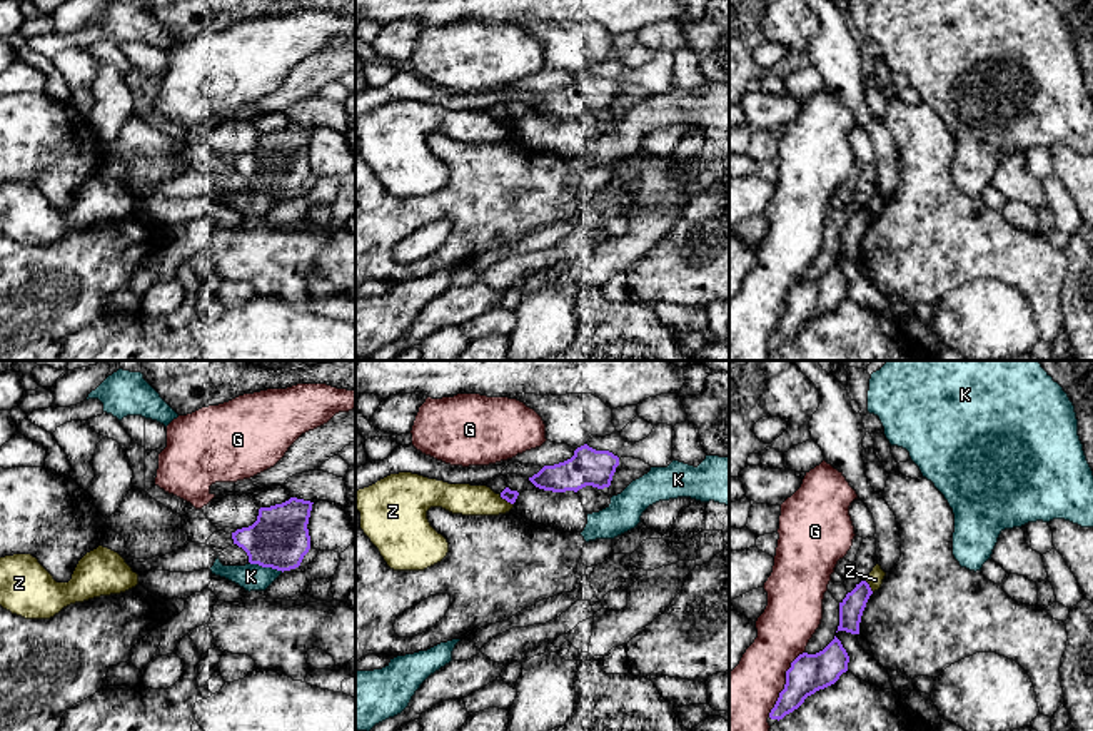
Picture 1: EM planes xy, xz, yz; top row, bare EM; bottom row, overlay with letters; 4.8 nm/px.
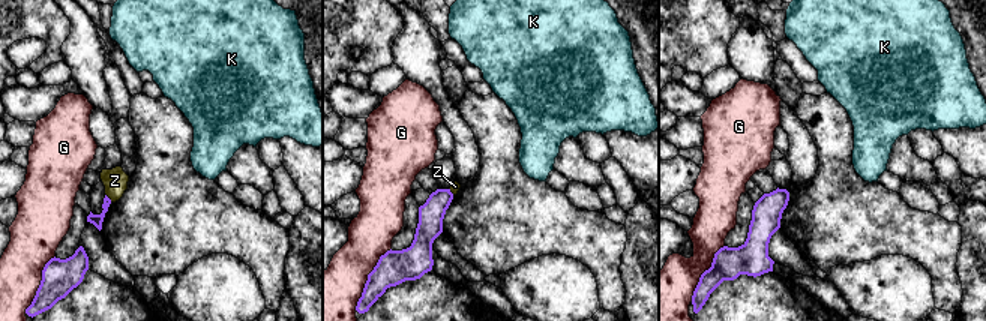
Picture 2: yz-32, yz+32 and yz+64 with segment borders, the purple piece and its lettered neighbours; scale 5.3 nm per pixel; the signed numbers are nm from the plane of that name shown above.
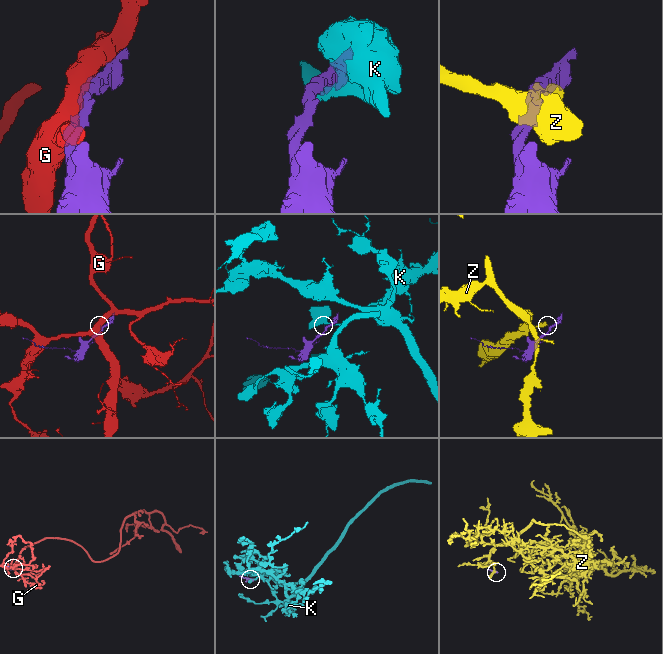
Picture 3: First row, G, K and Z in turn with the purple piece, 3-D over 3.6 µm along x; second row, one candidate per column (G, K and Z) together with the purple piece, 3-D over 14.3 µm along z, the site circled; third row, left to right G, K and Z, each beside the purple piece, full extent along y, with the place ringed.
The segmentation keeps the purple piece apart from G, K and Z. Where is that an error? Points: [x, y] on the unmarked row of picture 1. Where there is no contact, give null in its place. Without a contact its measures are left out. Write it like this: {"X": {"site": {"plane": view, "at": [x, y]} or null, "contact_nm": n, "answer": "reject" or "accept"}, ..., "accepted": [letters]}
{"G": {"site": {"plane": "yz", "at": [785, 311]}, "contact_nm": 360, "answer": "reject"}, "K": {"site": {"plane": "xy", "at": [266, 192]}, "contact_nm": 180, "answer": "reject"}, "Z": {"site": {"plane": "xz", "at": [506, 126]}, "contact_nm": 90, "answer": "reject"}, "accepted": []}

